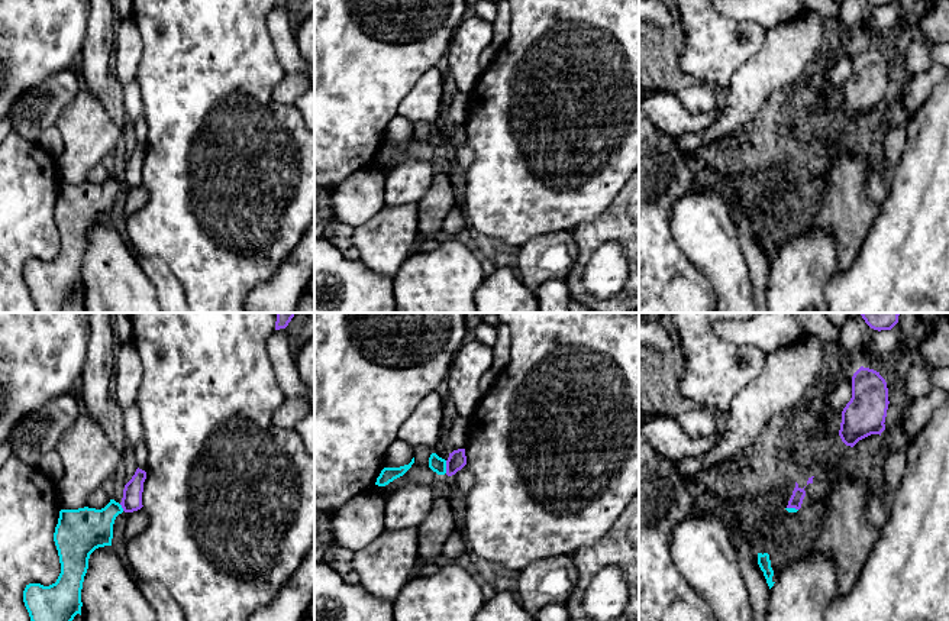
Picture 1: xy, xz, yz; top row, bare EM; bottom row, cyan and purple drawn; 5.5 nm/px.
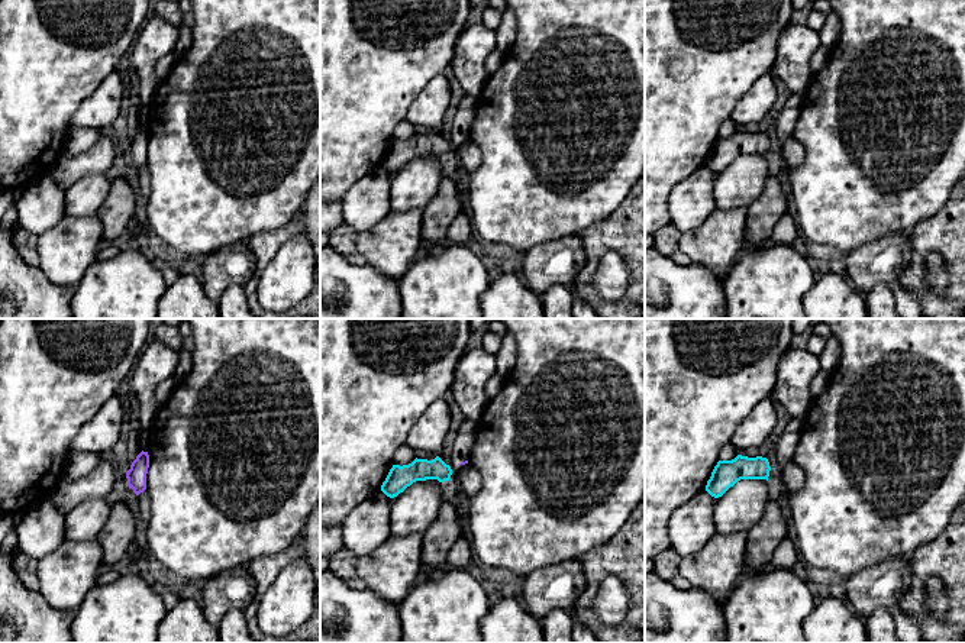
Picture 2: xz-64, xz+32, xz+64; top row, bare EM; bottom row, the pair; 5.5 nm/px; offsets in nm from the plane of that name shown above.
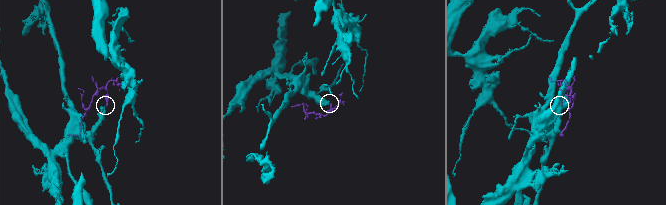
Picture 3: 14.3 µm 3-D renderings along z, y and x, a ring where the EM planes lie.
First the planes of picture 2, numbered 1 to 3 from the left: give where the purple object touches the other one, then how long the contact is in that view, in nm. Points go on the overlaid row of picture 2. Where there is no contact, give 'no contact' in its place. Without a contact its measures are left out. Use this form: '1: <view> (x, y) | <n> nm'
1: no contact
2: no contact
3: no contact

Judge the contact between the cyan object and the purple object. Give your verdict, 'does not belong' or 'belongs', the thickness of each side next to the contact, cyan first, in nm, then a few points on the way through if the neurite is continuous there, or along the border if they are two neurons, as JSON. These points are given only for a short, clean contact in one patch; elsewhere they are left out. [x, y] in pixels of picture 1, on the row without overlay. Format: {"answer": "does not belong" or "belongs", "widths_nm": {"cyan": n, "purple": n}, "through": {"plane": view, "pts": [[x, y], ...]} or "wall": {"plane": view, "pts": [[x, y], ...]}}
{"answer": "does not belong", "widths_nm": {"cyan": 90, "purple": 100}, "wall": {"plane": "xz", "pts": [[445, 136], [446, 148]]}}

